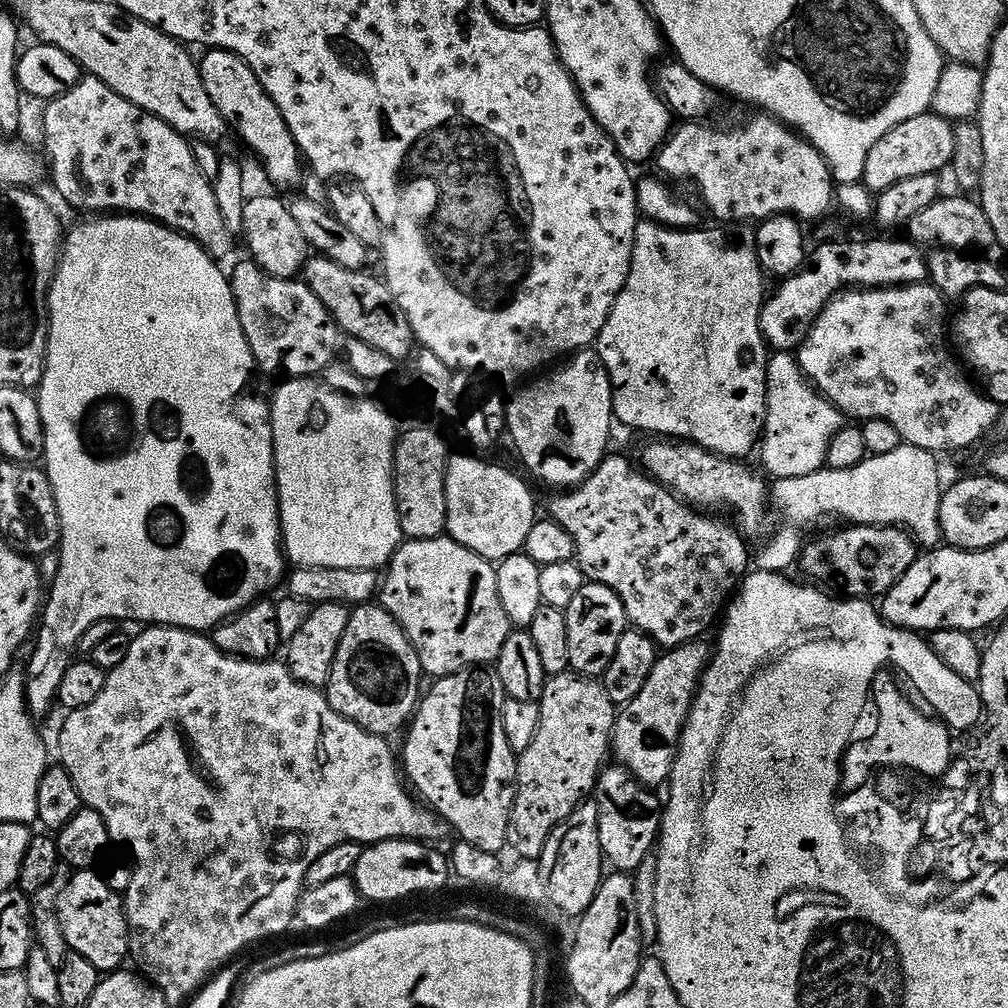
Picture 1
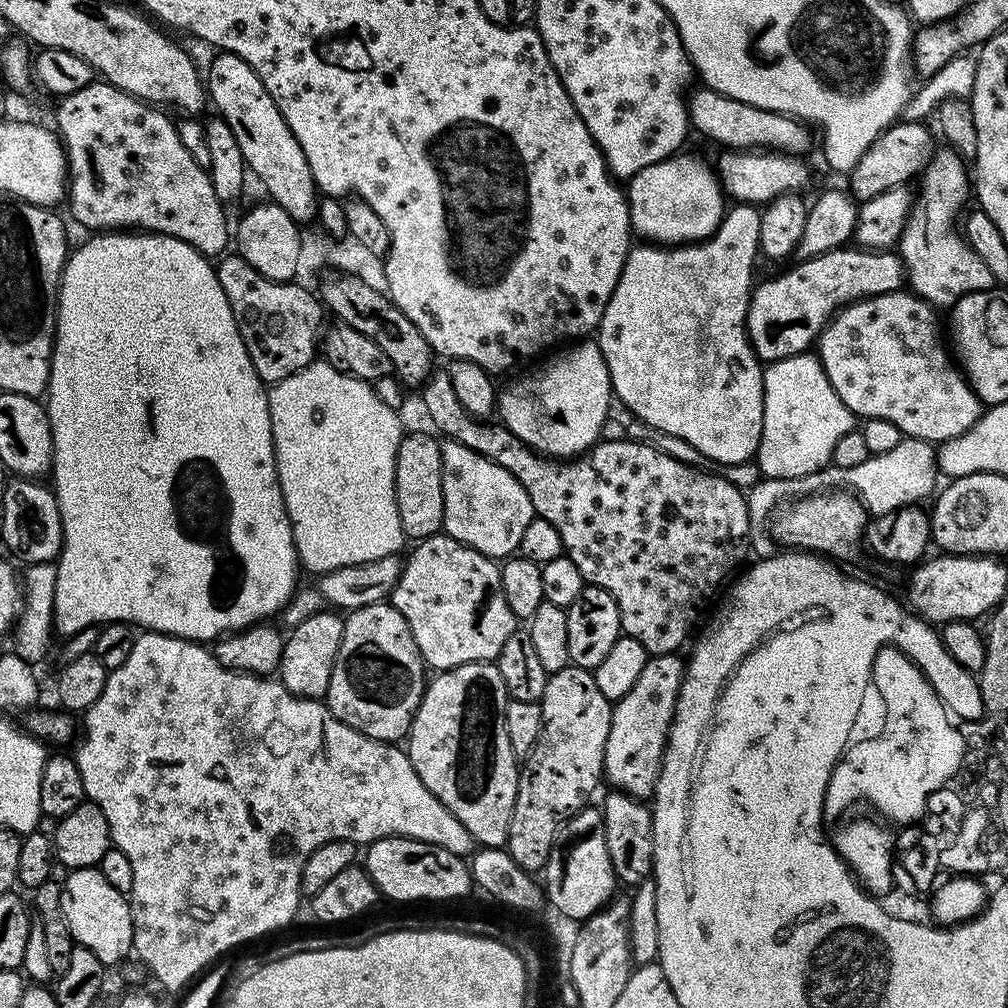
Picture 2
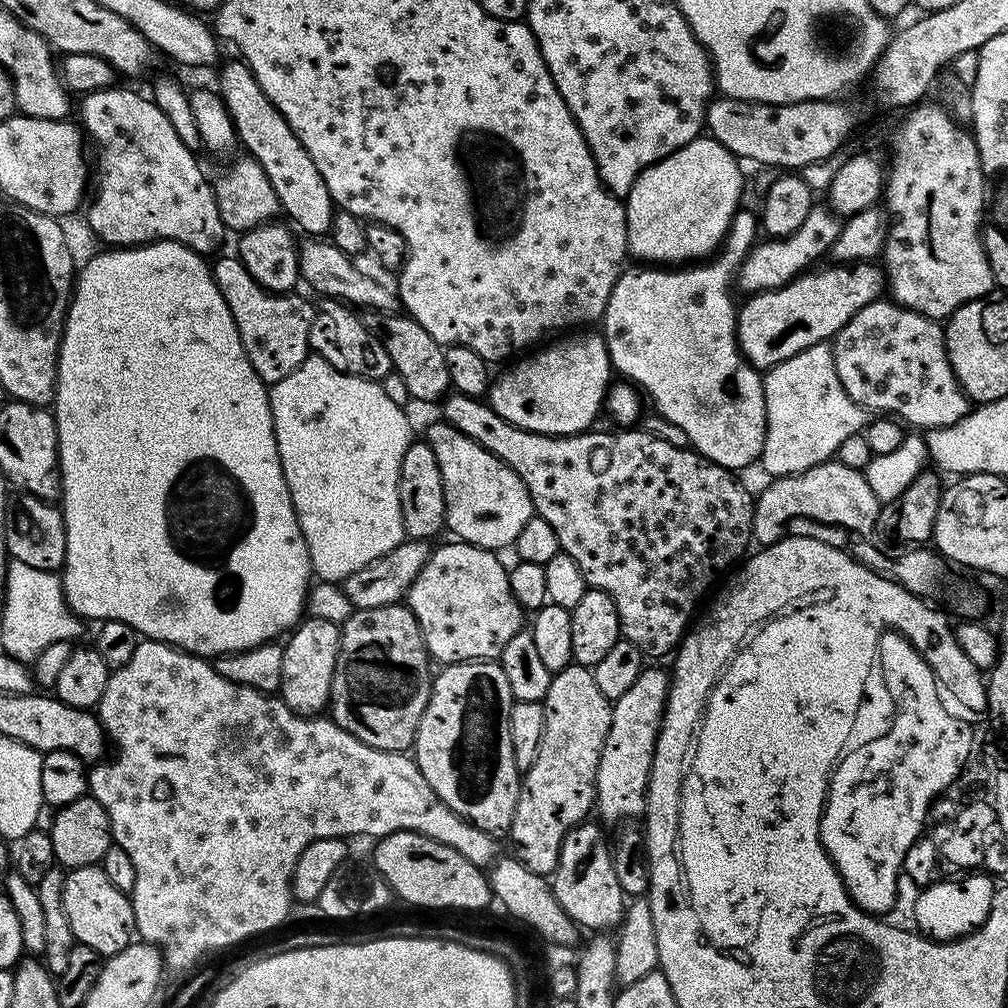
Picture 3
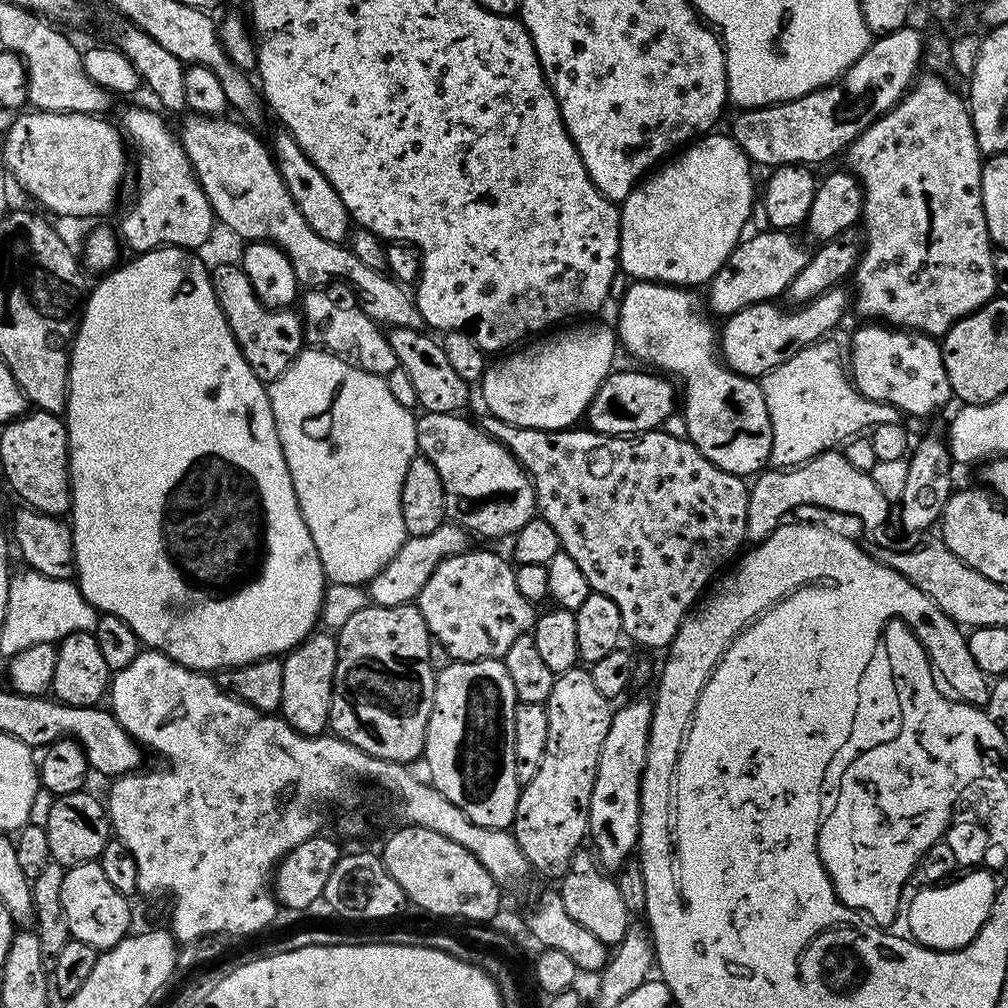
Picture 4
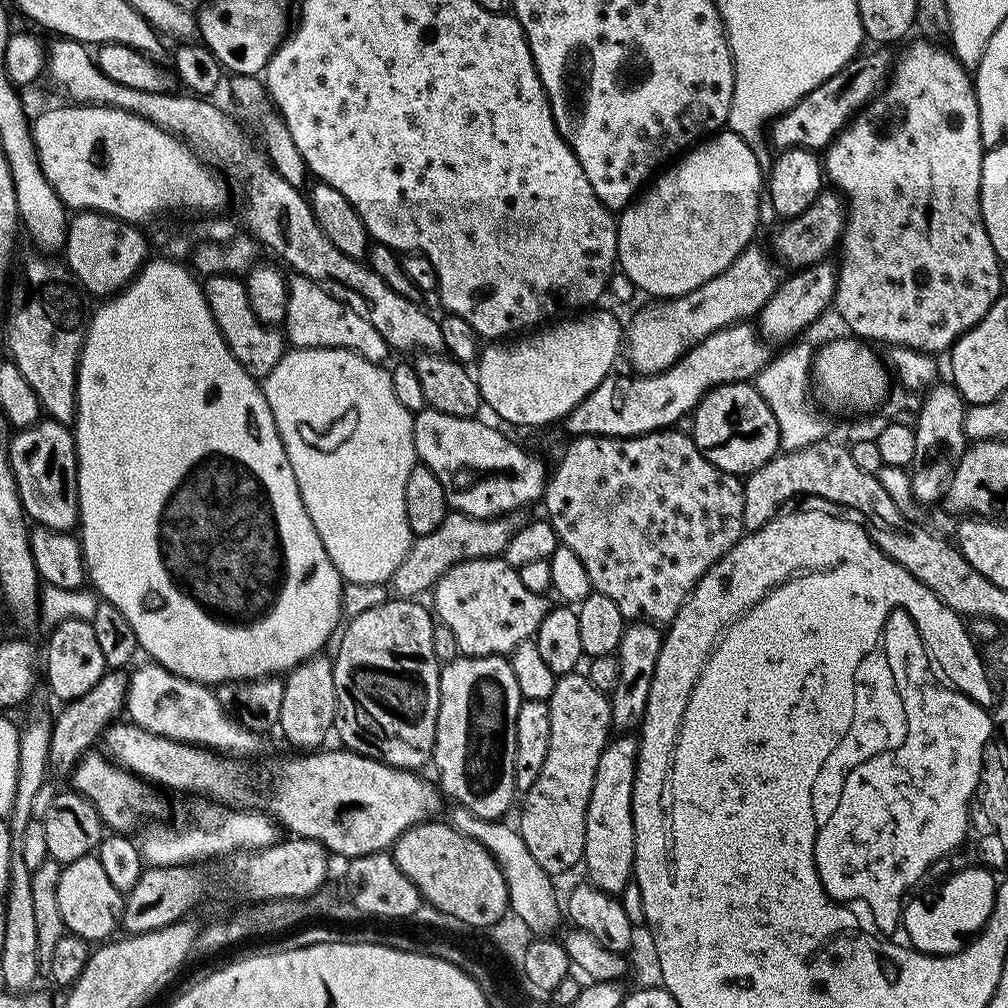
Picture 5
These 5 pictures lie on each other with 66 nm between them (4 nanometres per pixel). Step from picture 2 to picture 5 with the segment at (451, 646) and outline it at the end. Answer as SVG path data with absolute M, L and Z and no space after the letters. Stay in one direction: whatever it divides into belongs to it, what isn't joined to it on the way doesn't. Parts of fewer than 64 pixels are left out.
M502 558L467 560L446 570L431 596L431 611L448 627L460 656L507 657L519 644L535 637L550 607L549 597L526 590L519 571Z

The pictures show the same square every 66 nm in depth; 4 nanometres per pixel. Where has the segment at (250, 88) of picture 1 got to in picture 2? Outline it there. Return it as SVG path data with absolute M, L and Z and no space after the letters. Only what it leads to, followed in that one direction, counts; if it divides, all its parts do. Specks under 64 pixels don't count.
M232 52L215 53L208 72L206 68L206 96L217 108L219 119L230 126L234 138L238 142L238 150L242 150L247 171L260 179L262 187L268 191L267 199L271 203L282 206L286 214L297 222L312 222L317 219L318 189L310 162L298 146L298 138L286 126L286 118L282 118L282 110L270 98L266 86L262 86L262 78L250 70L250 66L242 58Z

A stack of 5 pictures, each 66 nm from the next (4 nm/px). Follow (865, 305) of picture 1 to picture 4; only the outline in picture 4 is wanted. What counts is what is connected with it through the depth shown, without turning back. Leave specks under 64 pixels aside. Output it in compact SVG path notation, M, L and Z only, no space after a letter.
M864 326L852 336L852 368L854 385L867 399L880 400L901 409L904 414L928 416L936 412L947 400L953 399L952 387L946 378L946 366L942 362L940 345L924 332L914 332L895 326Z

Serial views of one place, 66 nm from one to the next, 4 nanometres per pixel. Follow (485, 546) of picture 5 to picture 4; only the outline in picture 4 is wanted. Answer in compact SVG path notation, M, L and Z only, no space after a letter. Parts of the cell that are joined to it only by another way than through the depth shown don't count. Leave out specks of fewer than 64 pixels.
M446 522L442 526L436 527L430 534L418 534L408 536L403 546L374 574L374 578L369 580L366 589L368 599L378 606L402 606L413 603L419 597L422 586L426 586L426 578L434 574L434 570L446 558L454 558L458 554L469 551L470 533L461 524Z

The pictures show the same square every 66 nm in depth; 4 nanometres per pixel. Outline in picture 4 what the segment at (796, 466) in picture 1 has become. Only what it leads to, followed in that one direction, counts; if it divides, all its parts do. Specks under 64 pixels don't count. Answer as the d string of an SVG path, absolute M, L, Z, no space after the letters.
M823 338L808 345L761 377L760 385L771 420L769 463L773 467L801 464L820 452L831 451L862 431L887 423L903 423L904 413L900 408L867 399L857 391L845 367L842 368L839 346L830 339Z

